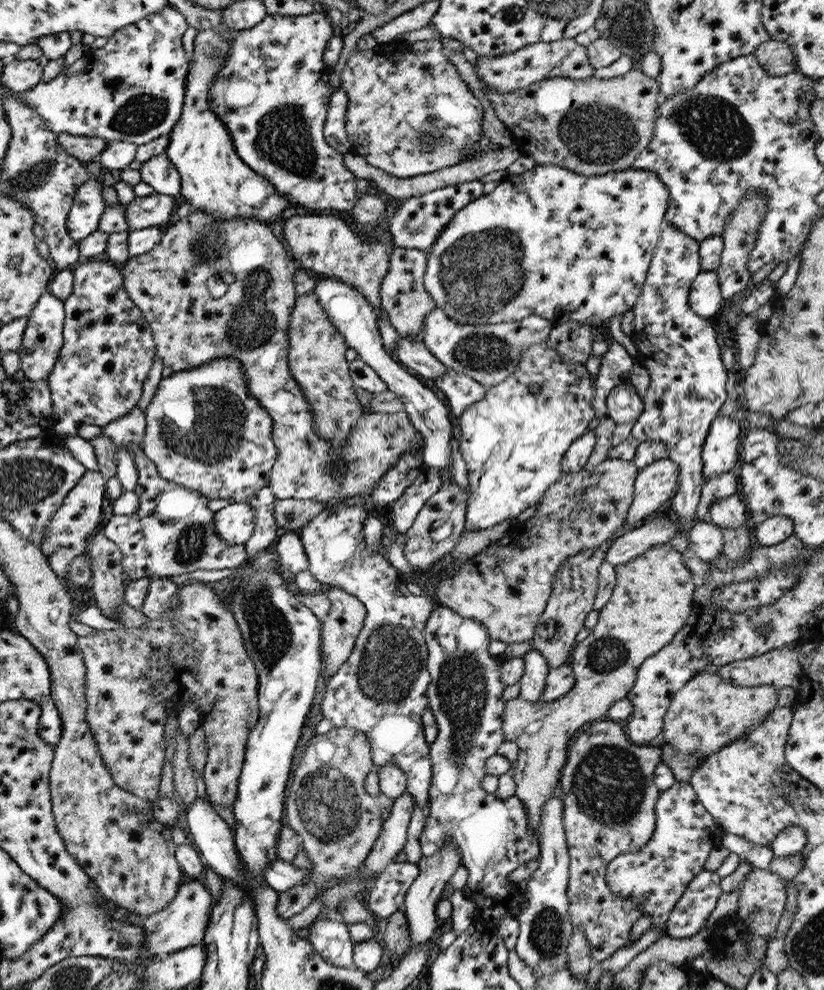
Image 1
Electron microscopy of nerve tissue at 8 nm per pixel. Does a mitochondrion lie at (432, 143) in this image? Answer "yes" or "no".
yes

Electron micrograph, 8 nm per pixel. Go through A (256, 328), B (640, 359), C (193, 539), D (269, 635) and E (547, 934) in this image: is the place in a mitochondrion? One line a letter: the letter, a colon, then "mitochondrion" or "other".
A: mitochondrion
B: other
C: mitochondrion
D: mitochondrion
E: mitochondrion

